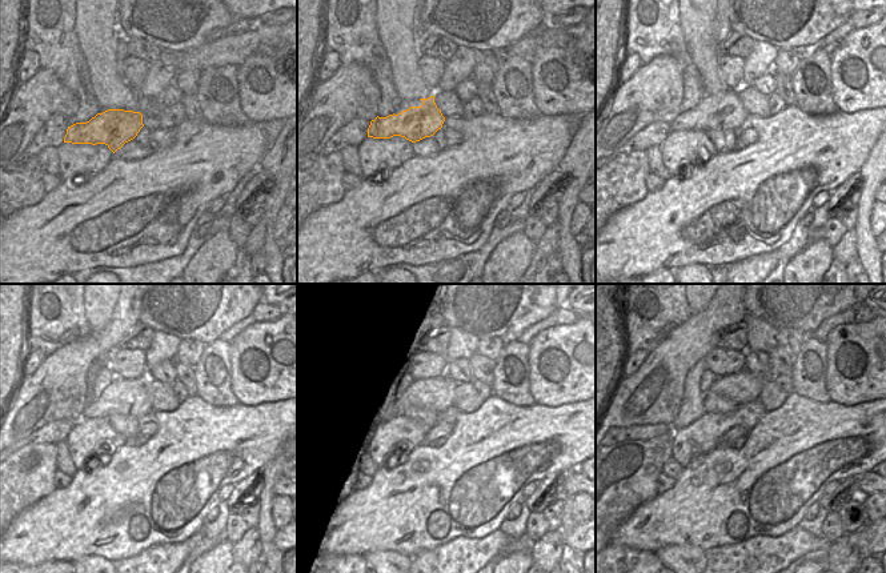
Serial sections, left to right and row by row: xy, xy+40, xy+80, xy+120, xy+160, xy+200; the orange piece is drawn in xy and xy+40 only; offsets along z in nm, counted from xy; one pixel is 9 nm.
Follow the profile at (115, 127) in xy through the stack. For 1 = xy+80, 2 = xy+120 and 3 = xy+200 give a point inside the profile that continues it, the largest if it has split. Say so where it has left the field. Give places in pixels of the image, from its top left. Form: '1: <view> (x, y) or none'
1: xy+80 (730, 115)
2: xy+120 (135, 393)
3: xy+200 (744, 387)

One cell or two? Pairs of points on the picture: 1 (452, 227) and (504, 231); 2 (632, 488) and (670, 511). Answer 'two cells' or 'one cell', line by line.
1: two cells
2: two cells

